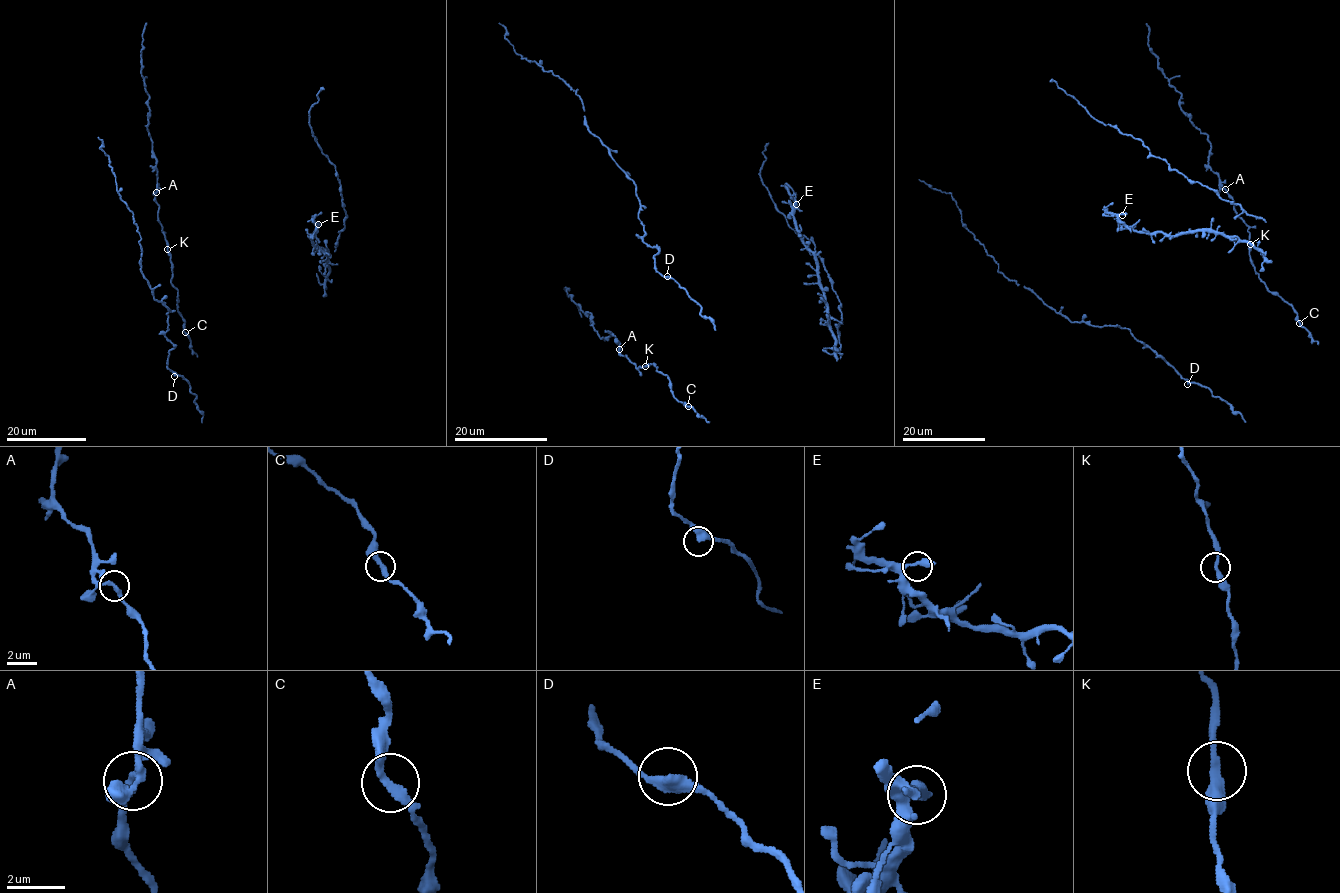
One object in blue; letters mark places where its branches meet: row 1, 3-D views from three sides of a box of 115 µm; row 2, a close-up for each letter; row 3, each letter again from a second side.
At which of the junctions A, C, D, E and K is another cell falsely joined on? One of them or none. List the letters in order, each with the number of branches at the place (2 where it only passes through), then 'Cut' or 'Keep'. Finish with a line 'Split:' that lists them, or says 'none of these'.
A: Branches: 2. Keep
C: Branches: 2. Keep
D: Branches: 2. Keep
E: Branches: 2. Keep
K: Branches: 2. Keep
Split: none of these

